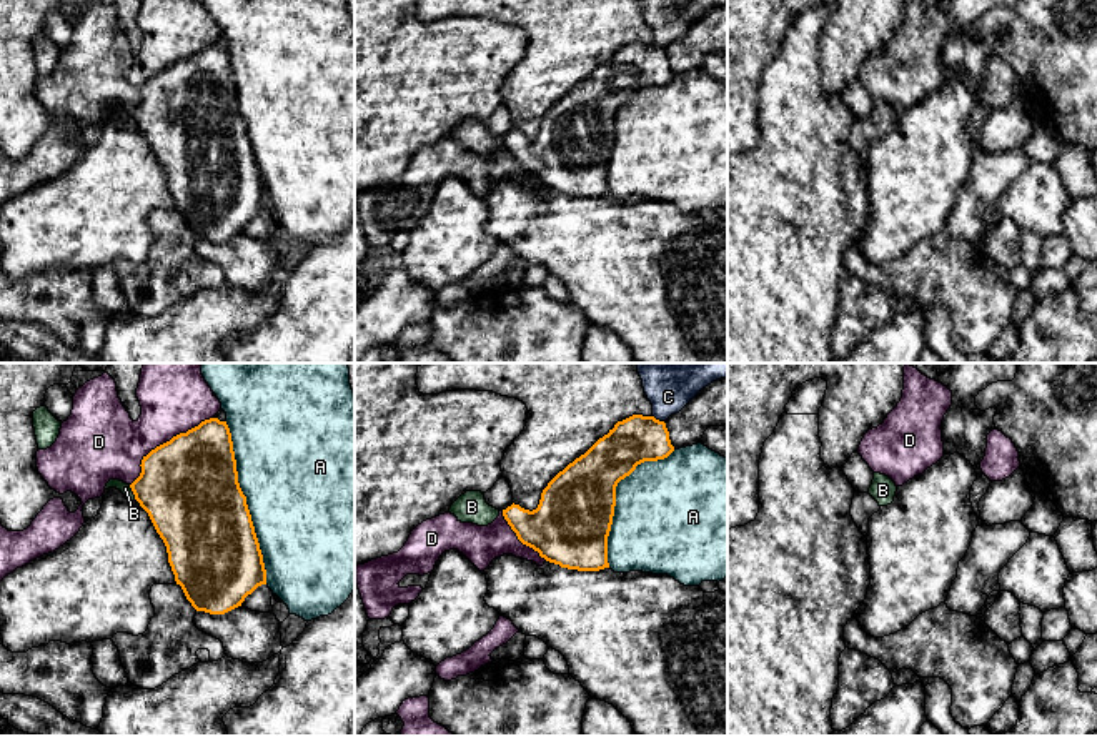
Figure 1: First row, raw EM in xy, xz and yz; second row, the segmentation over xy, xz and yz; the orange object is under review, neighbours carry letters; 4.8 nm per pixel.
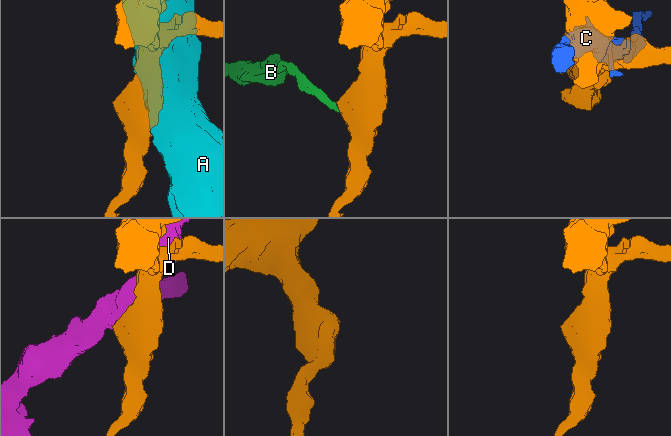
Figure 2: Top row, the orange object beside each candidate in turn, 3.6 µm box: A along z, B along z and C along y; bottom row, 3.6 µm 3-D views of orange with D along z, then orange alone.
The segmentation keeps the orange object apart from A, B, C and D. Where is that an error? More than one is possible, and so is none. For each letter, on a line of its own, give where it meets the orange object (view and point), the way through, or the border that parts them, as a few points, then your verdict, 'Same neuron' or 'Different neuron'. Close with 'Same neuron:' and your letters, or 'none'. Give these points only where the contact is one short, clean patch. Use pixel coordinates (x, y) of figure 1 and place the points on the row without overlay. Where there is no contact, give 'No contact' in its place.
A: Touches orange at xy (245, 130). Different neuron
B: Touches orange at xy (134, 120). Boundary: xy (129, 112), (137, 127). Different neuron
C: Touches orange at xz (658, 47). Different neuron
D: Touches orange at xy (167, 69). Different neuron
Same neuron: none

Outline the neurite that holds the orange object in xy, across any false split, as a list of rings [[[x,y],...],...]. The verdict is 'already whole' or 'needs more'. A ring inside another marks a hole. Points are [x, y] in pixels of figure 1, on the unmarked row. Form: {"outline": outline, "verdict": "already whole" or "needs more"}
{"outline": [[[201,48],[151,77],[140,93],[141,100],[130,115],[166,173],[176,211],[196,238],[225,241],[266,211],[263,182],[238,110],[226,48]]], "verdict": "already whole"}

